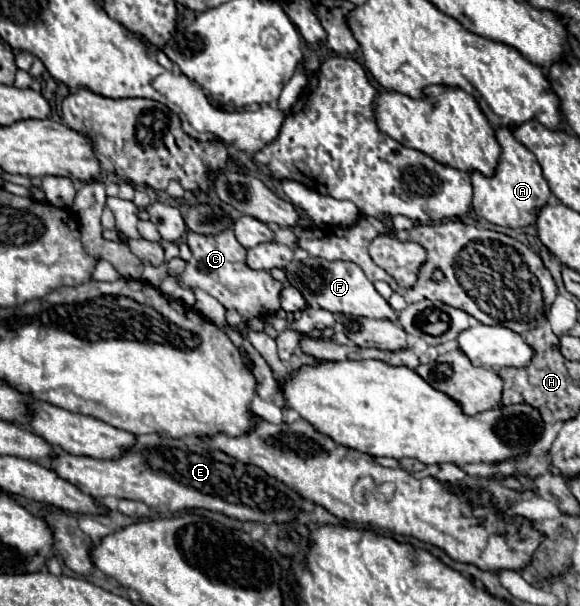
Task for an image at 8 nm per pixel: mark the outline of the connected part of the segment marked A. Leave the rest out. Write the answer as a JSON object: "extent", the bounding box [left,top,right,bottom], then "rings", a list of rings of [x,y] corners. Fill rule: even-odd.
{"extent":[470,128,550,228],"rings":[[[494,128],[494,136],[502,150],[494,174],[484,176],[478,170],[470,172],[474,186],[474,202],[472,202],[474,212],[478,218],[484,218],[498,226],[522,228],[534,224],[534,210],[542,208],[542,204],[546,204],[550,198],[550,188],[542,176],[540,164],[528,148],[524,148],[520,142],[514,140],[508,128]]]}

